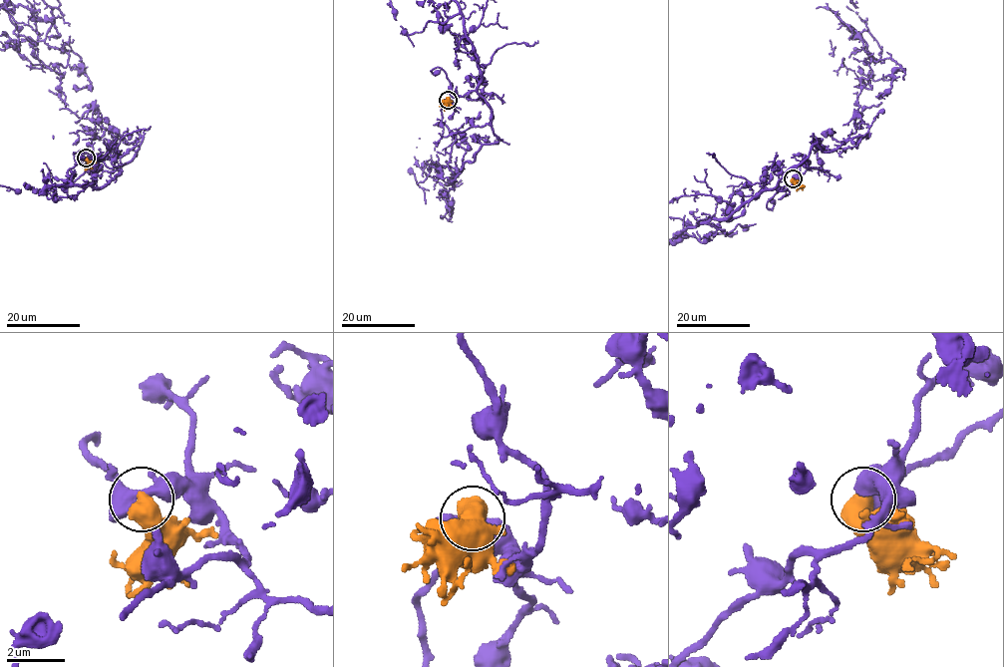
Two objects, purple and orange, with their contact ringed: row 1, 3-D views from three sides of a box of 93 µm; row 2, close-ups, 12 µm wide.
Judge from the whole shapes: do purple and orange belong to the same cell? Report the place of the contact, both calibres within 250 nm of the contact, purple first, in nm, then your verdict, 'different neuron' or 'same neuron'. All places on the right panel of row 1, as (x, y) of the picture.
(793, 178) | 480/650 nm | different neuron

